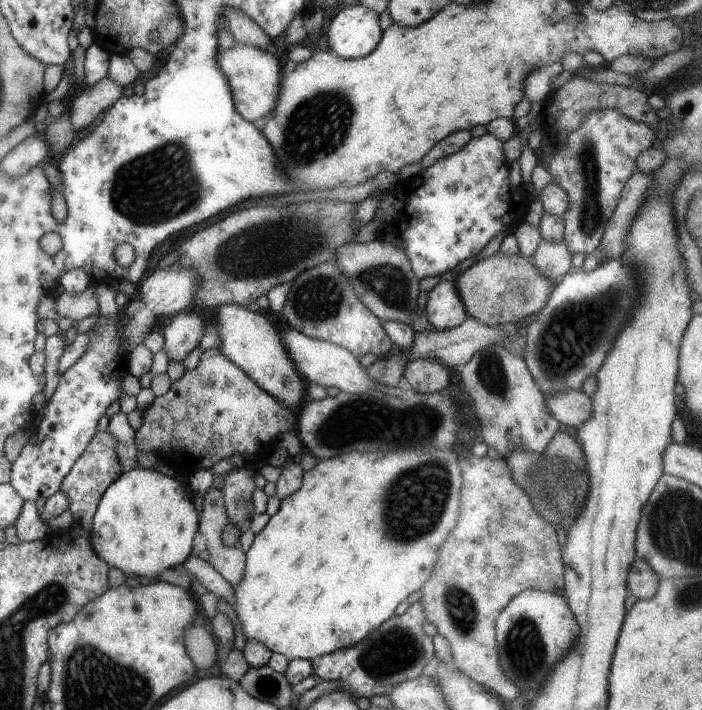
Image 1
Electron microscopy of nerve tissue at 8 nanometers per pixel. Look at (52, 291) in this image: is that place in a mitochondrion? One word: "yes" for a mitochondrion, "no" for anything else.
no

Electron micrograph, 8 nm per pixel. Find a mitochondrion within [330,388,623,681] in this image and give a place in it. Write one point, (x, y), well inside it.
(402, 524)

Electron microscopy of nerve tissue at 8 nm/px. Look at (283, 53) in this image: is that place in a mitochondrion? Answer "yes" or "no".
no

